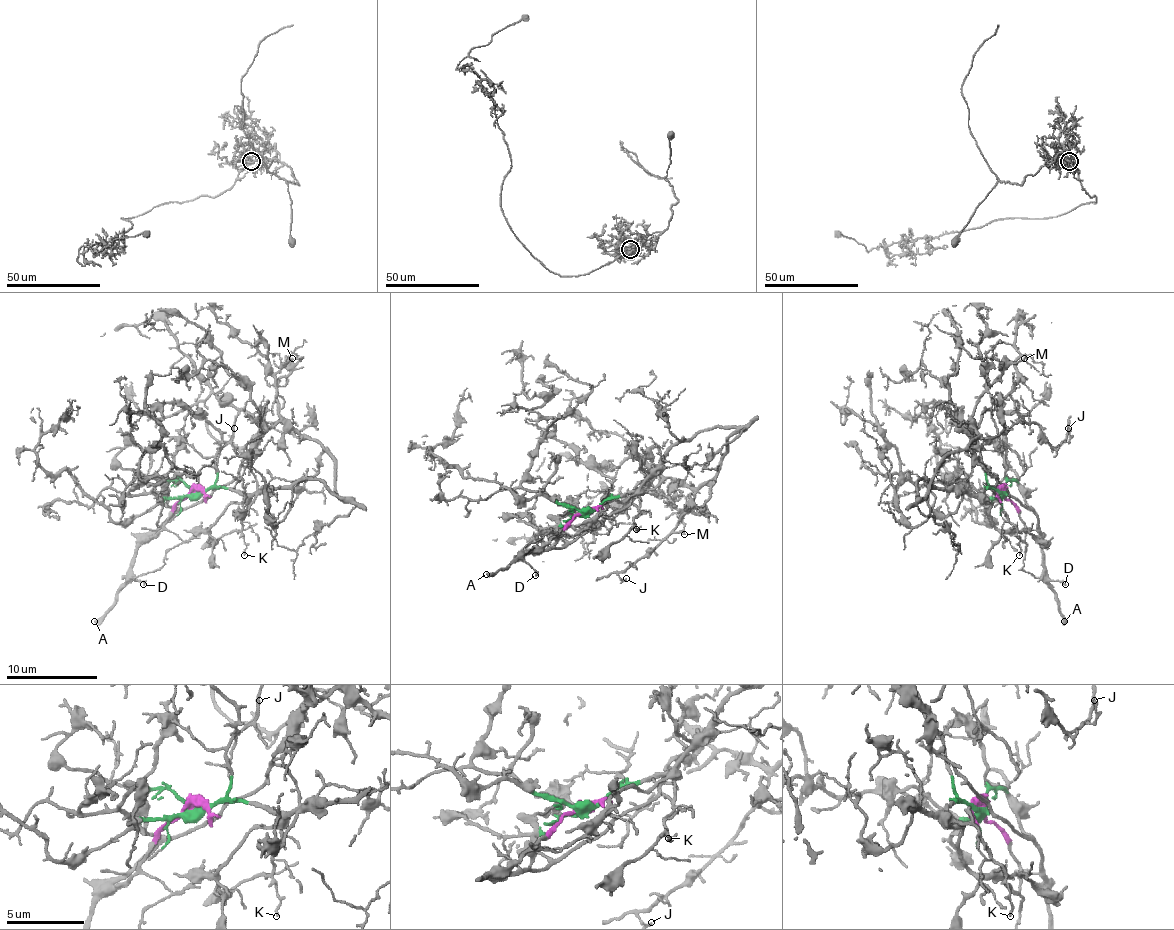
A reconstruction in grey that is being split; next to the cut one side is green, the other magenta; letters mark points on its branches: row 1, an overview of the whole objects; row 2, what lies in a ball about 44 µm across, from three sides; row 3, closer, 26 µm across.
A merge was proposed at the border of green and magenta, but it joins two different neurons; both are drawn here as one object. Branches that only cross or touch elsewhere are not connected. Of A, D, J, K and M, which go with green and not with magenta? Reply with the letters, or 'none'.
J, K, M

